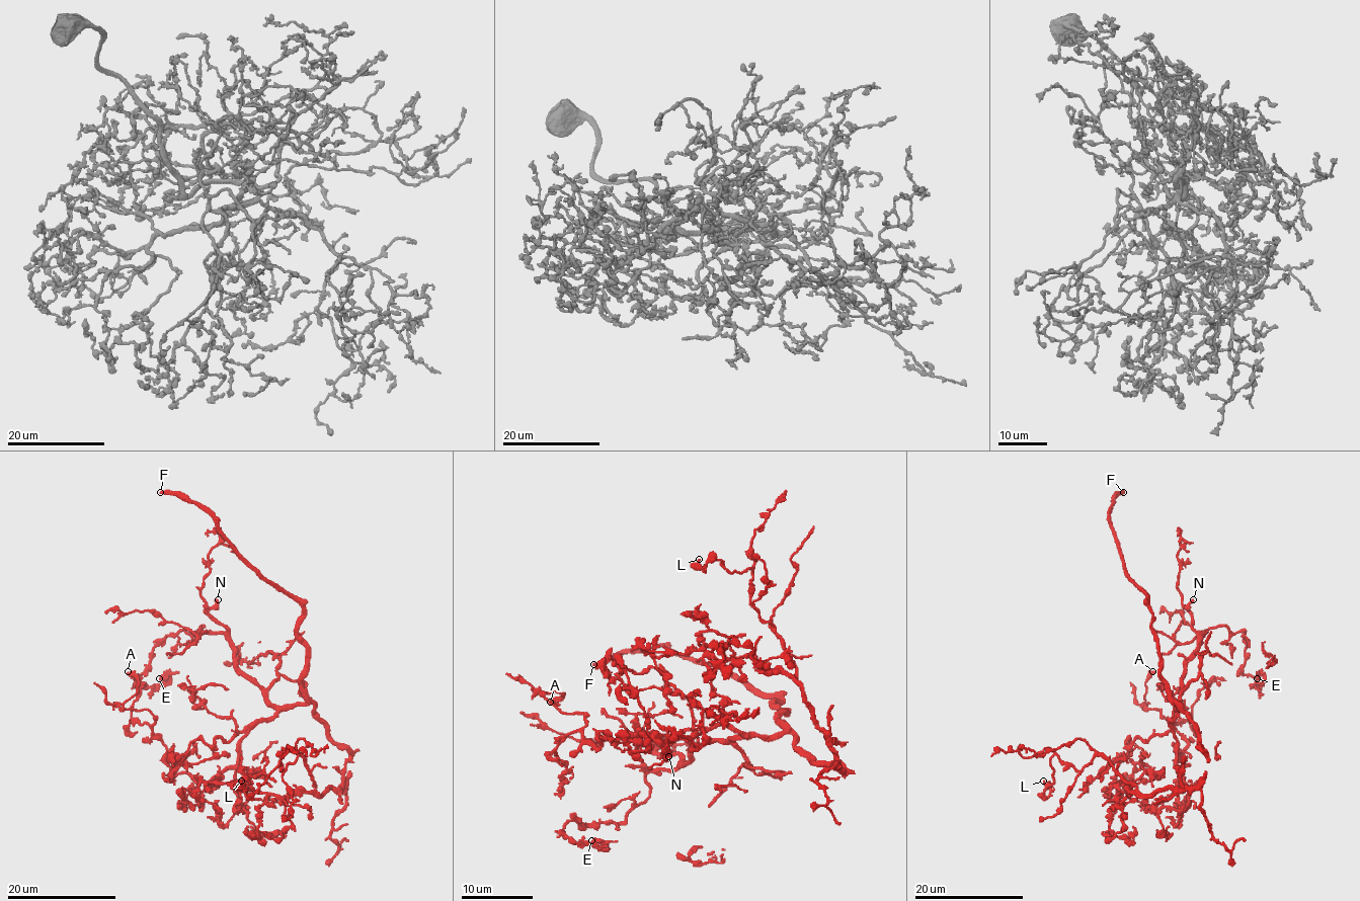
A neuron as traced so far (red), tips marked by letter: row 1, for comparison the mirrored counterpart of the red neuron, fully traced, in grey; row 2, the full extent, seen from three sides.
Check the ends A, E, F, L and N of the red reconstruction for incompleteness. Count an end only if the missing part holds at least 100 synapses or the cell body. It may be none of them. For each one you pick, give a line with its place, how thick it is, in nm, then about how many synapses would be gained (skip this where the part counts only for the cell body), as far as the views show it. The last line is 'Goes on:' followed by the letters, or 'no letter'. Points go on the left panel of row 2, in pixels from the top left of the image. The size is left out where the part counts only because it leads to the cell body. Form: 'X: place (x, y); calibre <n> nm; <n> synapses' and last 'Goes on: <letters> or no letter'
F: place (160, 492); calibre 320 nm
N: place (218, 599); calibre 320 nm; 250 synapses
Goes on: F, N

